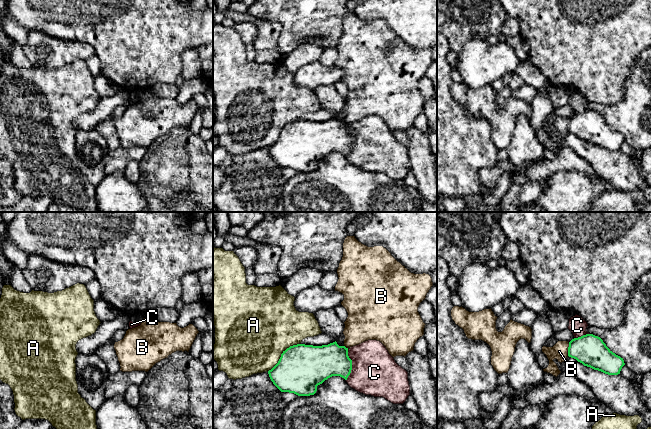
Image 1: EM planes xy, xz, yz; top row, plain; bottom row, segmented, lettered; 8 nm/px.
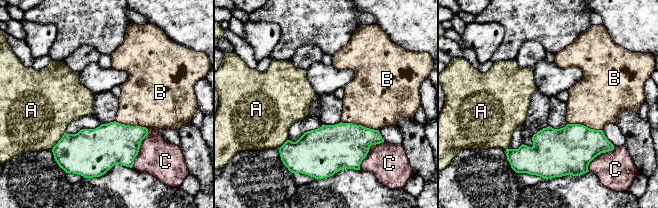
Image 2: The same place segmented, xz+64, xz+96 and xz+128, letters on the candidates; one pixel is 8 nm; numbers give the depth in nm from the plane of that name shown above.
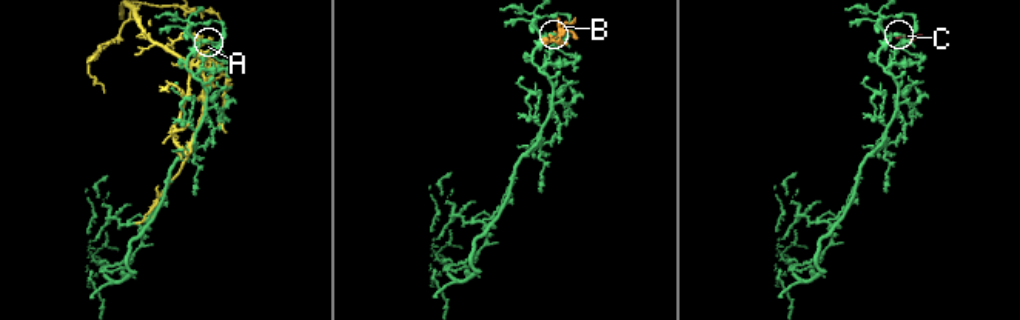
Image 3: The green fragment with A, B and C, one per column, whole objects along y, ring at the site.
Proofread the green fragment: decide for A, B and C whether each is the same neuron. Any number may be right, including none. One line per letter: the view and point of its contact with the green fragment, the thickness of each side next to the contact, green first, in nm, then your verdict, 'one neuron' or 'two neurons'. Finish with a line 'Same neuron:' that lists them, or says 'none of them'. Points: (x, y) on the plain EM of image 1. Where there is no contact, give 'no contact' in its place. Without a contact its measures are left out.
A: xz (281, 130) | 380/500 nm | two neurons
B: yz (568, 125) | 260/140 nm | two neurons
C: xz (351, 140) | 280/380 nm | two neurons
Same neuron: none of them

